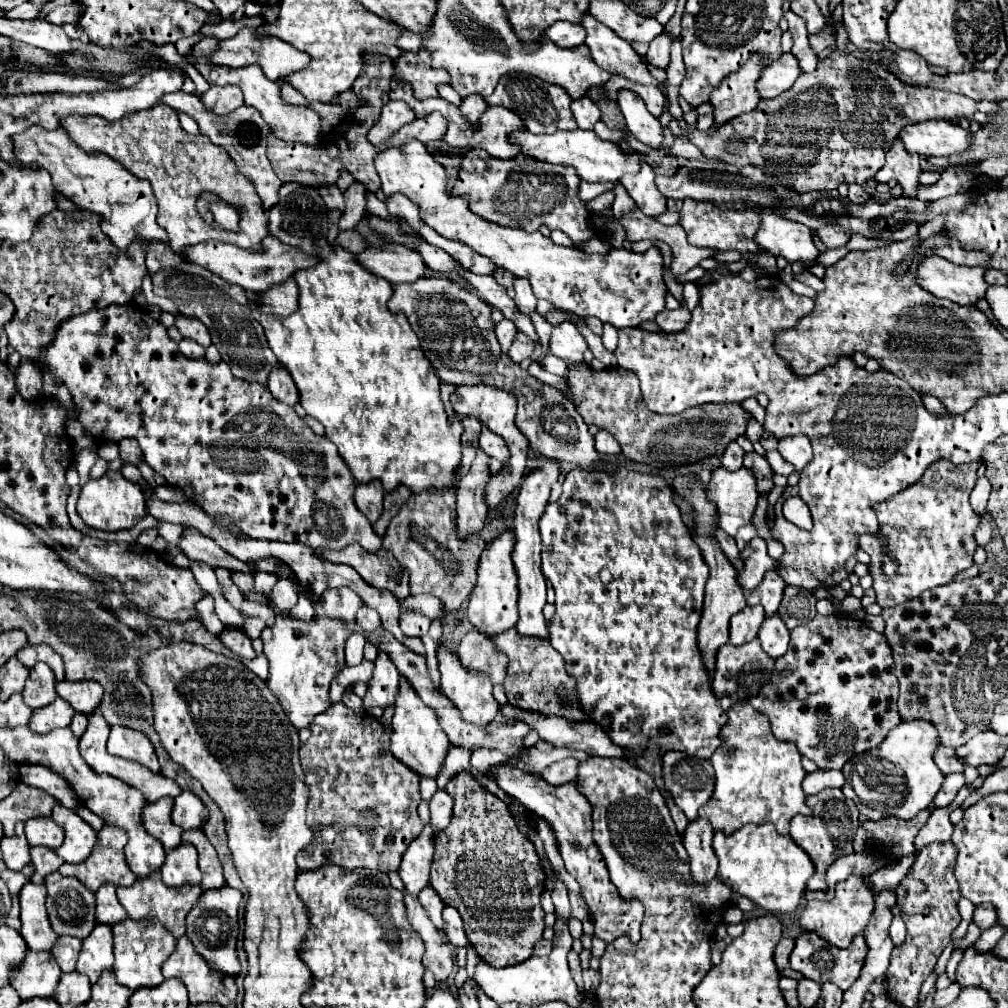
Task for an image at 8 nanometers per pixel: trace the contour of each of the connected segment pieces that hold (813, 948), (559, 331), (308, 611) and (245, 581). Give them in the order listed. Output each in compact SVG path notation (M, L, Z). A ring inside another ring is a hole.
M801 933L795 939L795 949L791 953L789 965L795 971L799 971L805 979L811 979L815 983L829 981L829 983L835 983L841 991L847 991L853 985L853 981L857 981L865 963L865 955L867 955L867 943L861 935L857 935L849 947L837 949L837 947L829 947L829 943L815 933Z
M561 323L553 327L549 337L549 351L553 355L573 363L585 363L583 361L585 349L587 349L587 343L573 323Z
M303 592L298 595L297 604L291 609L290 617L294 619L299 619L305 622L311 622L315 616L316 612L312 608L310 598Z
M233 573L233 583L239 587L241 595L249 595L253 589L253 577L247 573Z

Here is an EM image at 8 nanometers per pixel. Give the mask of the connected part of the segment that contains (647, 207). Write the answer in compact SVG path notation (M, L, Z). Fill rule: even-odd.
M641 167L641 171L631 179L621 179L623 187L635 201L637 209L641 209L649 217L659 217L667 211L667 199L655 187L655 173L651 167Z

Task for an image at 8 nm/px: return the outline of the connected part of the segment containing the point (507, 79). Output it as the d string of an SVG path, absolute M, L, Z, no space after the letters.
M519 73L503 75L499 79L495 93L491 97L487 97L485 101L489 105L503 105L503 107L515 111L525 121L525 125L531 133L555 133L559 129L565 129L565 131L577 129L575 117L569 109L569 105L571 105L569 93L565 89L551 85L551 83L545 83L537 77L525 77L525 75L519 75Z

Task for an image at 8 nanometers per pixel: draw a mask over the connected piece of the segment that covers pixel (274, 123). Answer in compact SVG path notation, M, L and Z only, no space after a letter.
M203 39L197 45L193 45L193 51L197 51L197 65L195 67L205 77L205 81L209 85L239 85L243 91L243 97L245 97L245 105L251 105L261 113L261 117L267 121L267 125L271 127L271 133L275 137L289 141L289 143L297 141L303 145L318 144L321 135L319 115L305 105L291 105L291 103L283 101L281 93L279 93L279 85L275 81L267 79L265 73L257 65L249 65L245 69L229 69L229 67L213 67L207 63L207 59L201 59L201 57L205 57L205 53L213 53L217 41L219 39Z

